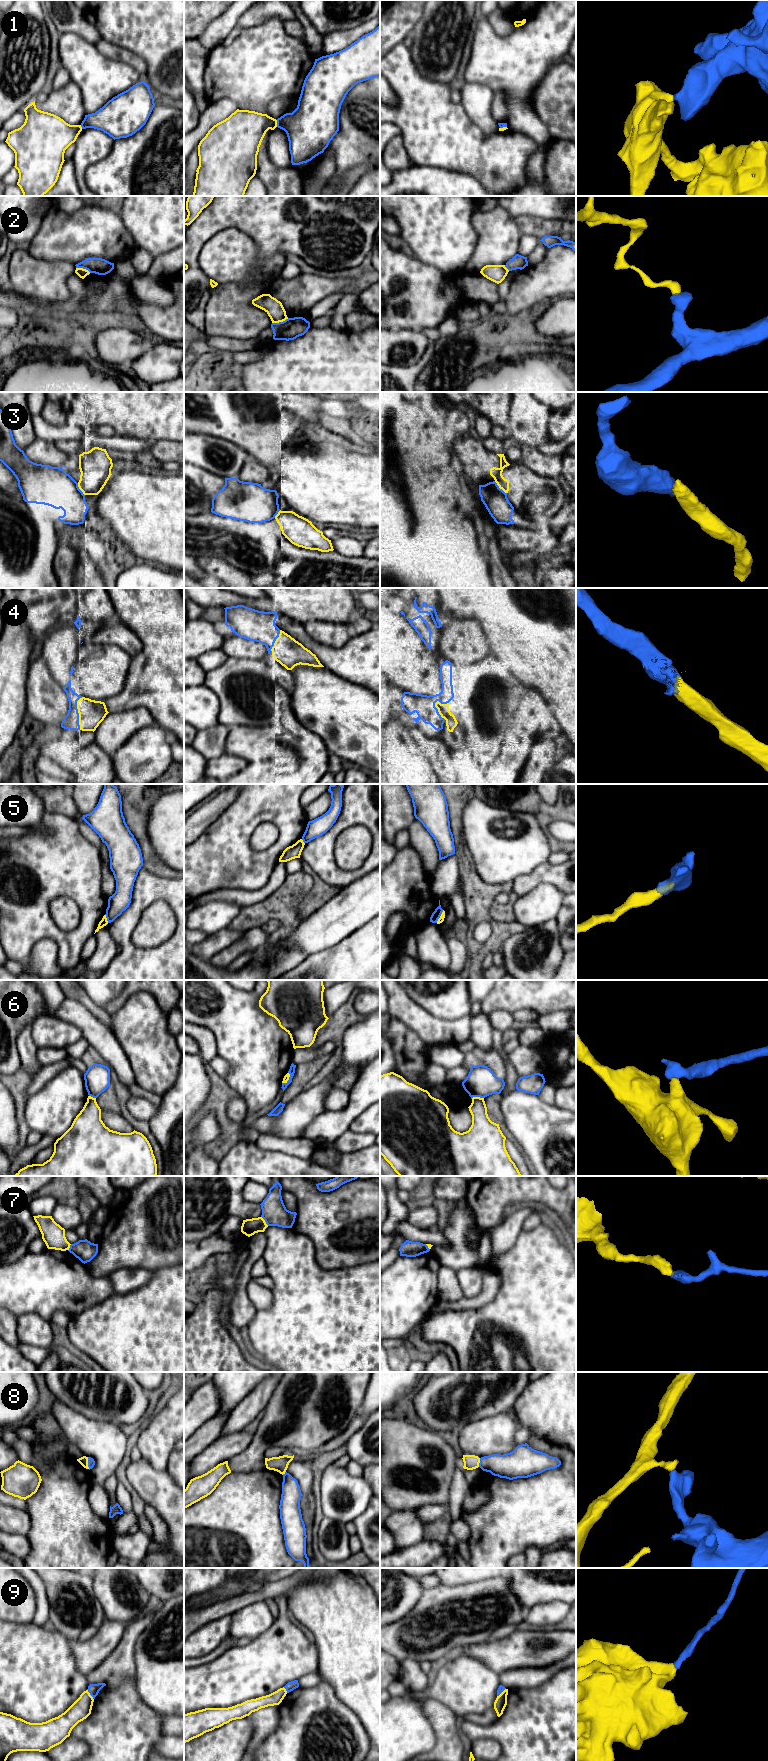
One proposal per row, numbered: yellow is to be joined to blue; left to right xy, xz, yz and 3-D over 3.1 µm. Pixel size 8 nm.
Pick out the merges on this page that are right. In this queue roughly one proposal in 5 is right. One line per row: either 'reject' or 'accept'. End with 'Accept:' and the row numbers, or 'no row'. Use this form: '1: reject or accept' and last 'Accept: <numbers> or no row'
1: reject
2: reject
3: reject
4: accept
5: reject
6: reject
7: reject
8: reject
9: reject
Accept: 4

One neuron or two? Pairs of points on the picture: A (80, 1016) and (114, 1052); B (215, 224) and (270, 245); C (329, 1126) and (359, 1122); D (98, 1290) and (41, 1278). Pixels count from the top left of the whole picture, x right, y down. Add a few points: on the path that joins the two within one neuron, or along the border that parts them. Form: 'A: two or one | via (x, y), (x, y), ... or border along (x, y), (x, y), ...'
A: one | via (89, 1025), (105, 1043)
B: one | via (229, 221), (246, 221), (256, 231)
C: two | border along (368, 1107), (352, 1121), (348, 1129)
D: one | via (84, 1290), (72, 1289), (59, 1281), (55, 1281)

